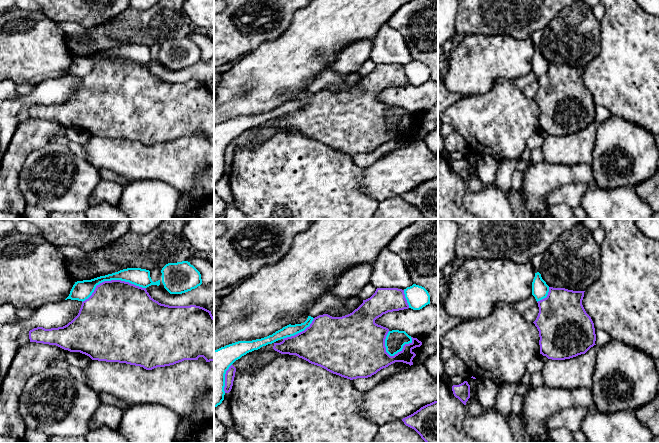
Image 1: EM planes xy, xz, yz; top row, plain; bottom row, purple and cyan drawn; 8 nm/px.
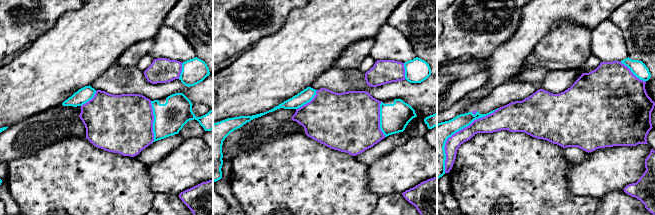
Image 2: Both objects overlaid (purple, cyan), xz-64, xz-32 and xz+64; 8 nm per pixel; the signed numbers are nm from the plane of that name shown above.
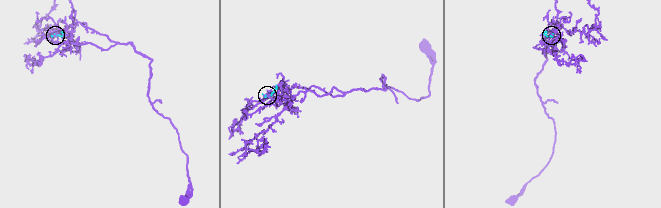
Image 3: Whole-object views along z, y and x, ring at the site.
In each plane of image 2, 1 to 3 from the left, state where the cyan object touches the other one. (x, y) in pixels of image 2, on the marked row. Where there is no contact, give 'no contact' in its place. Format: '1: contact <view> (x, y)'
1: contact xz-64 (152, 122)
2: contact xz-32 (379, 119)
3: contact xz+64 (456, 132)

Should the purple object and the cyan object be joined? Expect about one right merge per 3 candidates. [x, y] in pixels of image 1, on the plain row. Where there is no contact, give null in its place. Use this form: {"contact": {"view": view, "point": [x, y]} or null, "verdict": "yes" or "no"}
{"contact": {"view": "xy", "point": [112, 56]}, "verdict": "no"}

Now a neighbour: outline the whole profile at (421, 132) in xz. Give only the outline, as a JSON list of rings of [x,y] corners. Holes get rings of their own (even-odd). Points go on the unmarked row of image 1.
[[[421,122],[412,125],[412,128],[416,130],[416,132],[412,136],[413,140],[423,140],[428,134],[428,131],[424,128]]]

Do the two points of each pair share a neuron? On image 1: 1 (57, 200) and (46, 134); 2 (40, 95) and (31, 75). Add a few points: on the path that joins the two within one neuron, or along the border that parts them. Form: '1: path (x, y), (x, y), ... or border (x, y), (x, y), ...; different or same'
1: border (49, 142), (35, 149), (28, 156); different
2: border (58, 78), (48, 78), (33, 87); different

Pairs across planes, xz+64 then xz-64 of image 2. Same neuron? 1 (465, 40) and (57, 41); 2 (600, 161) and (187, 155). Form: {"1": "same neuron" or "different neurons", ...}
{"1": "different neurons", "2": "same neuron"}

